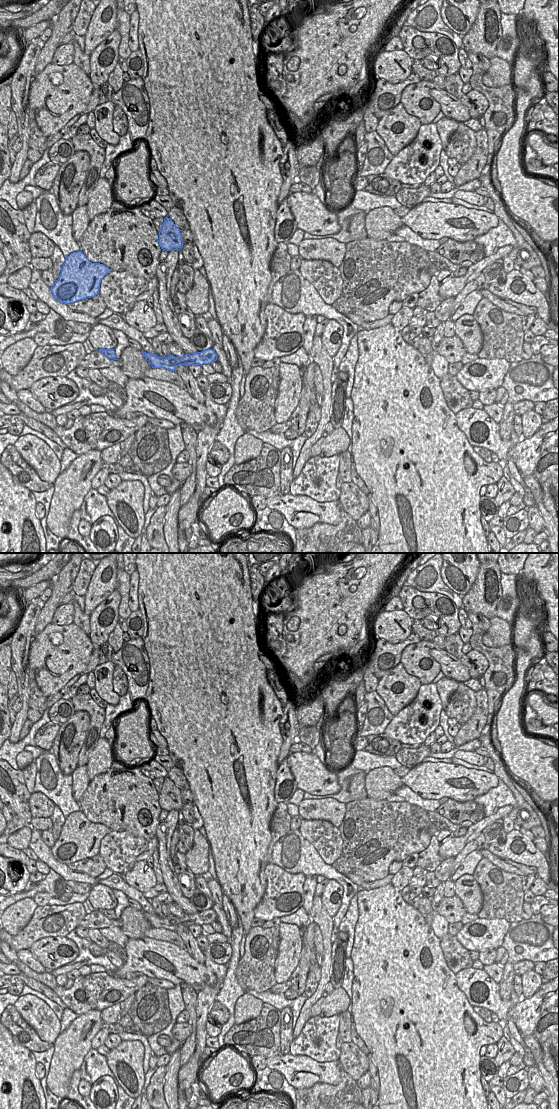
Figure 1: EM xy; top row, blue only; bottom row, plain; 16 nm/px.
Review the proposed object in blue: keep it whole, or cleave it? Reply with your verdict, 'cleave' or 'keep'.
keep

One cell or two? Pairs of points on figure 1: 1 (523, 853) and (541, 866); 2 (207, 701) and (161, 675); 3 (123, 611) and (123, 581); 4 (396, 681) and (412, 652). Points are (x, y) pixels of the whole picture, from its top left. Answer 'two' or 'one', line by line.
1: one
2: one
3: one
4: two

